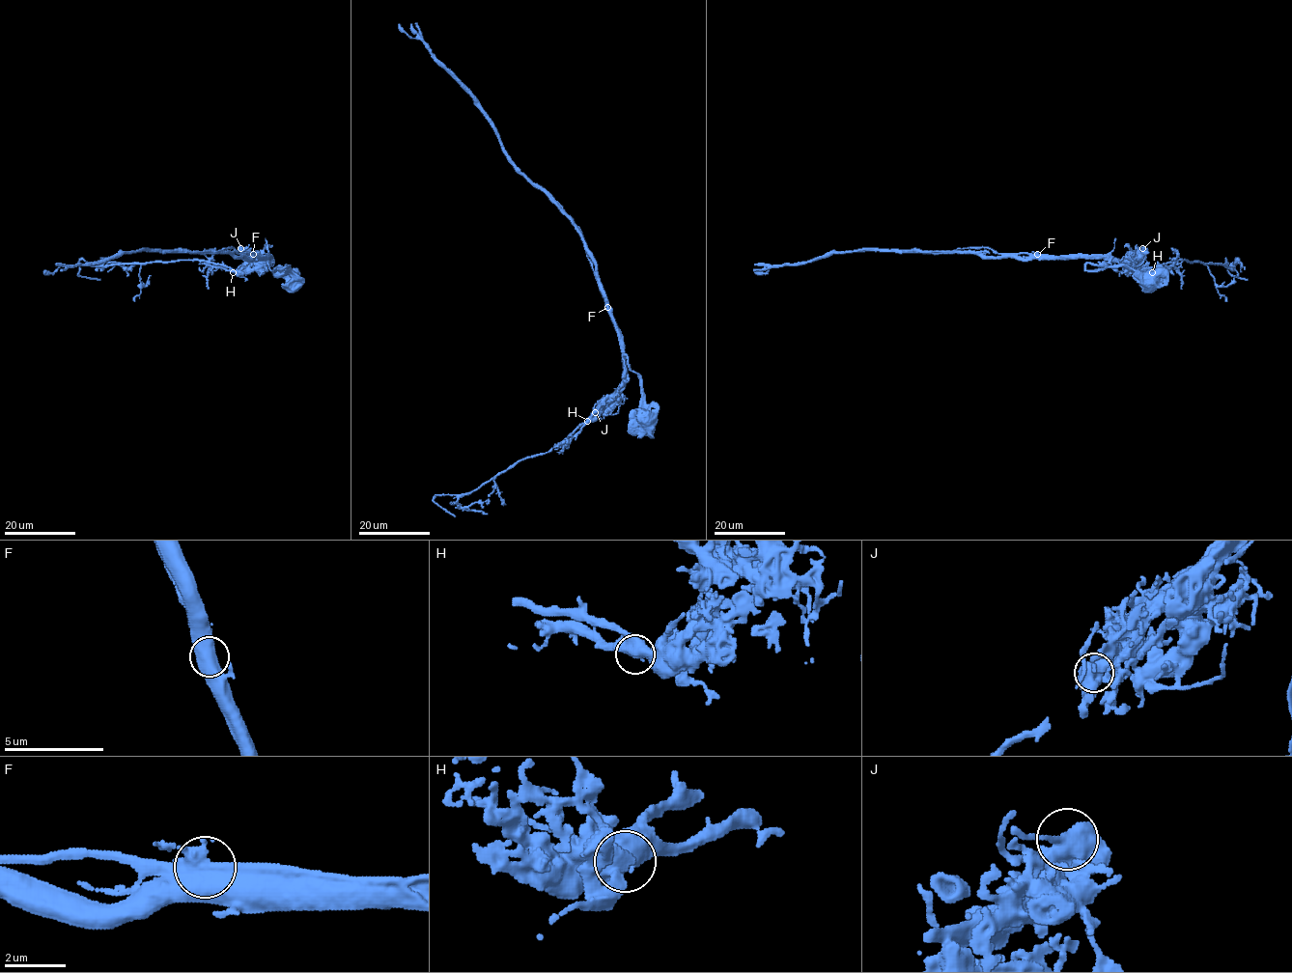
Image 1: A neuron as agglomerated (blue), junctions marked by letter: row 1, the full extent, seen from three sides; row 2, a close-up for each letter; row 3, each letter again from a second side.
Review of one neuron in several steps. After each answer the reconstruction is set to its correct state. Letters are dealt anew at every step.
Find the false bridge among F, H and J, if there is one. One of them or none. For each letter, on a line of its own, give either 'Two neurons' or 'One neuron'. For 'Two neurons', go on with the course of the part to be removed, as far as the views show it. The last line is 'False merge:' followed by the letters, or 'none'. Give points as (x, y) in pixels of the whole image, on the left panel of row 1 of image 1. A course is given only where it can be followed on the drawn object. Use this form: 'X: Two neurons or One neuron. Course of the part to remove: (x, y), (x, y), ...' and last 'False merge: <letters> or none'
F: Two neurons. Course of the part to remove: (253, 254), (268, 255), (269, 262), (234, 272), (207, 262), (110, 265), (79, 262), (81, 276), (100, 280)
H: One neuron
J: One neuron
False merge: F

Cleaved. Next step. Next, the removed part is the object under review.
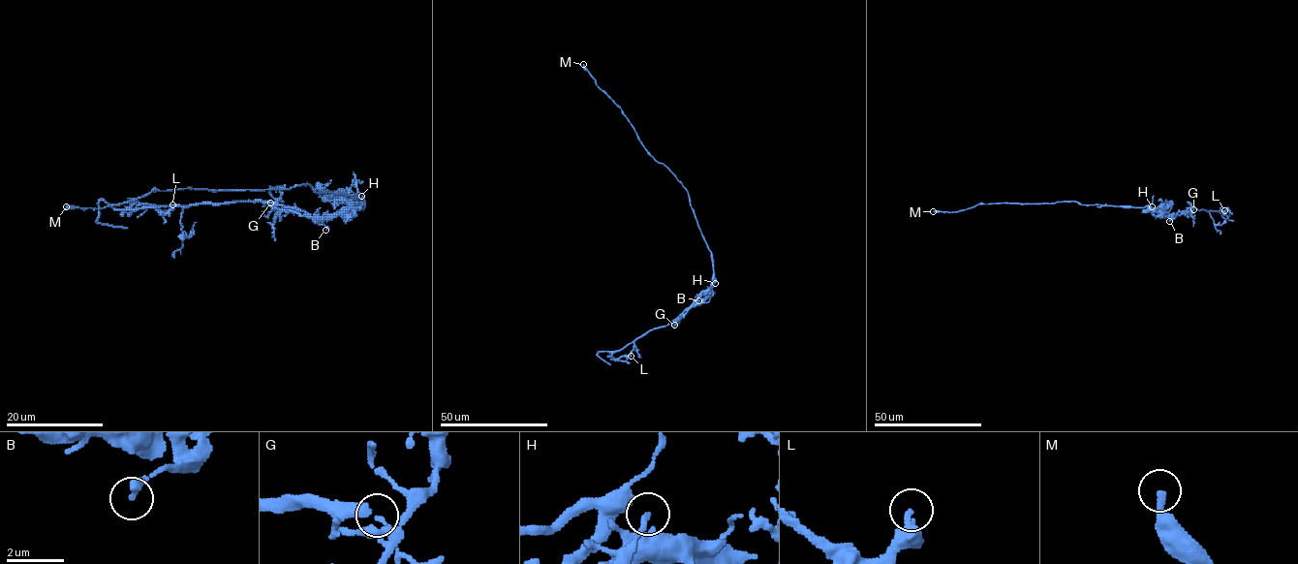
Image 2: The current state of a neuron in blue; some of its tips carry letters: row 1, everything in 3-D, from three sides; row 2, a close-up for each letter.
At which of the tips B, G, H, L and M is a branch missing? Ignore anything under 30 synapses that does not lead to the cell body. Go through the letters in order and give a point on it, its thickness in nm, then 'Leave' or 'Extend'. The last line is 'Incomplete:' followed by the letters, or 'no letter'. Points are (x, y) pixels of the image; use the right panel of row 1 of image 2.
B: Place: (1169, 221). Thickness 300 nm. Leave
G: Place: (1193, 209). Thickness 130 nm. Leave
H: Place: (1152, 206). Thickness 190 nm. Leave
L: Place: (1224, 210). Thickness 320 nm. Leave
M: Place: (933, 211). Thickness 280 nm. Leave
Incomplete: no letter

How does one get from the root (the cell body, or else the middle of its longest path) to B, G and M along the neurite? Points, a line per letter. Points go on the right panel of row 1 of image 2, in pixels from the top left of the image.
B: (1109, 205), (1147, 205), (1147, 210), (1172, 216), (1169, 221)
G: (1109, 205), (1147, 205), (1147, 210), (1154, 210), (1167, 216), (1190, 213), (1193, 209)
M: (1109, 205), (1065, 201), (978, 203), (954, 212), (933, 211)

